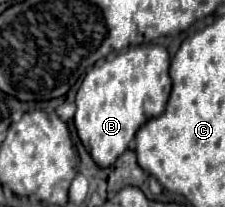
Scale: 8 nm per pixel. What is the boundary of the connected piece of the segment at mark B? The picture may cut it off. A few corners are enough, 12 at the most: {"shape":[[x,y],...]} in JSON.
{"shape":[[169,53],[93,67],[73,121],[101,167],[165,111]]}

